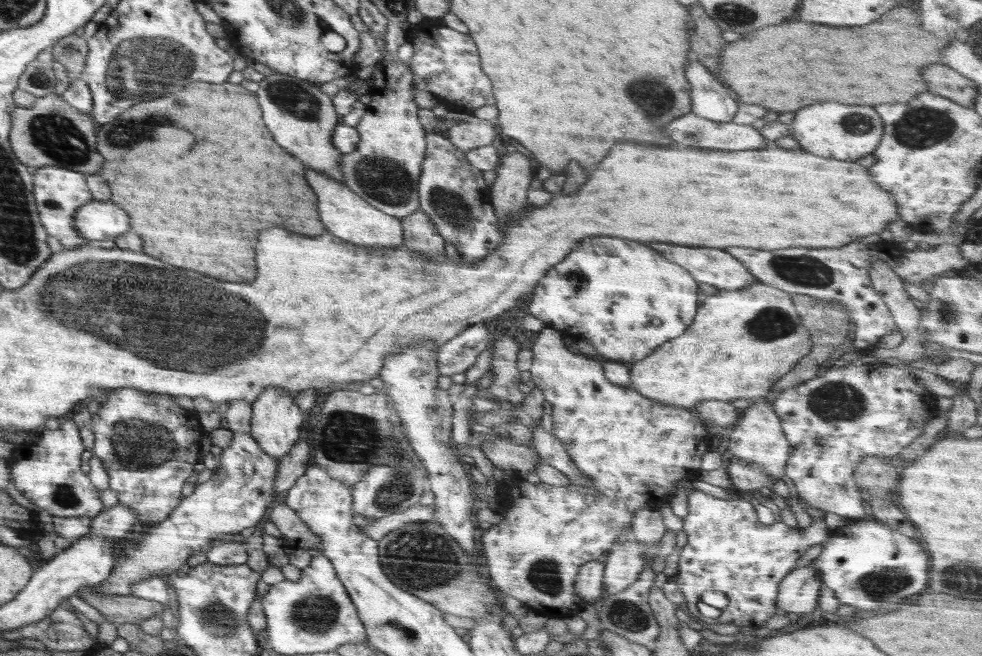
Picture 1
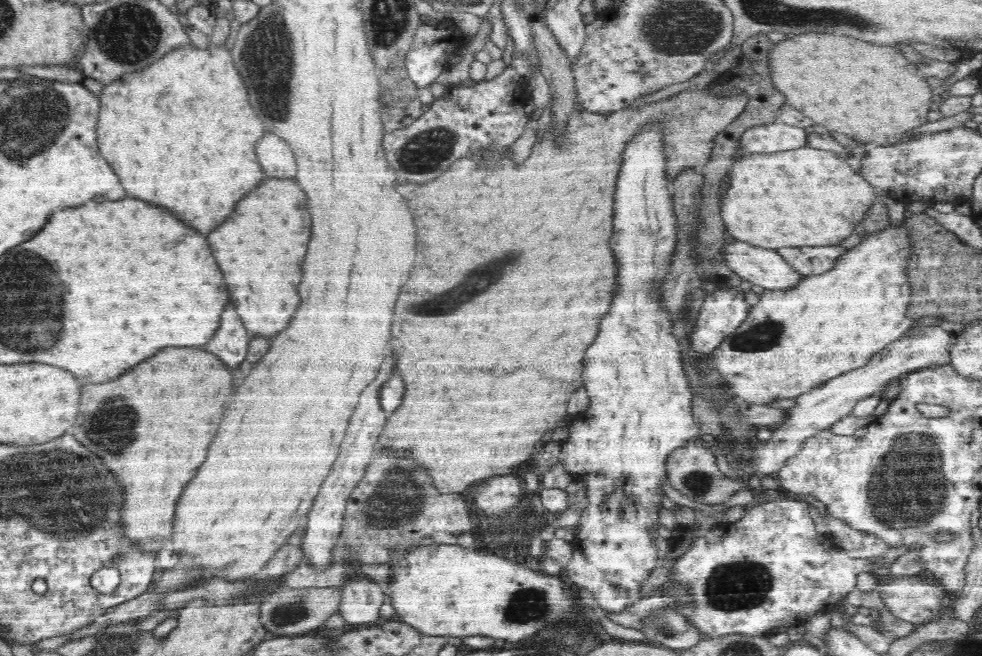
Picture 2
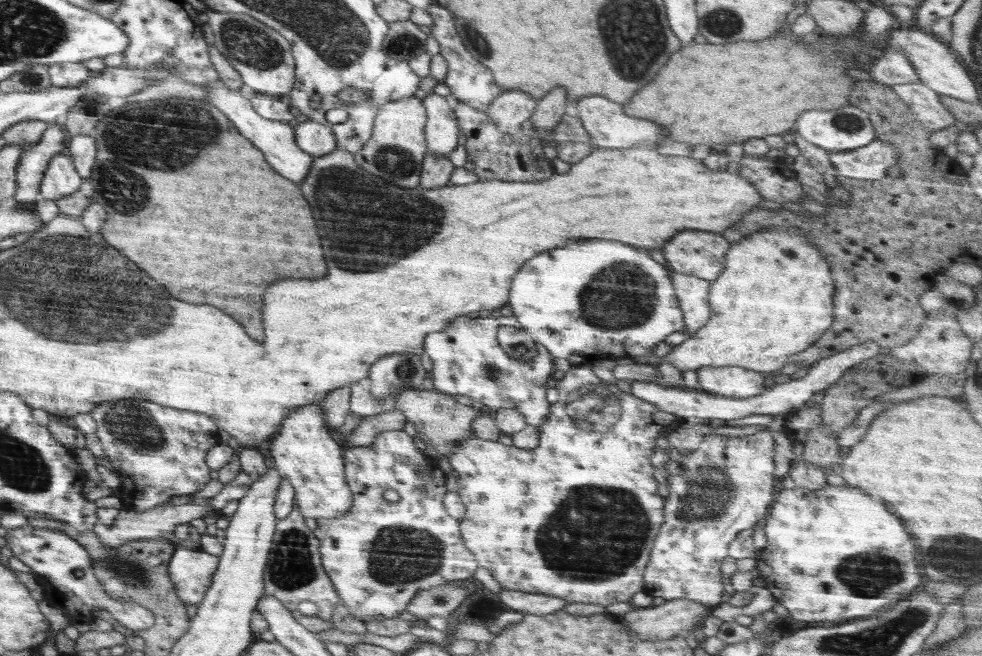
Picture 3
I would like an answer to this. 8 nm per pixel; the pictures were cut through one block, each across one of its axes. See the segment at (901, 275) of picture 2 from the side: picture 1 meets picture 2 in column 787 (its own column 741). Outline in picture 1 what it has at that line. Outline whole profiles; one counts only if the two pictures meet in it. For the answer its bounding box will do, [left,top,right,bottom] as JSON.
[628,282,811,408]

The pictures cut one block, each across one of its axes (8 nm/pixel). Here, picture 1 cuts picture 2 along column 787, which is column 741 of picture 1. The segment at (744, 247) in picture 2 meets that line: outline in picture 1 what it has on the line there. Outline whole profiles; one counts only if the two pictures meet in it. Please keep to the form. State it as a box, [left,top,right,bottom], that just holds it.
[650,242,757,290]

